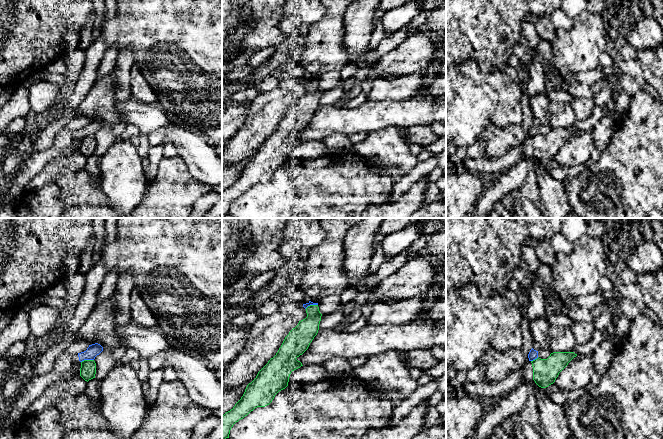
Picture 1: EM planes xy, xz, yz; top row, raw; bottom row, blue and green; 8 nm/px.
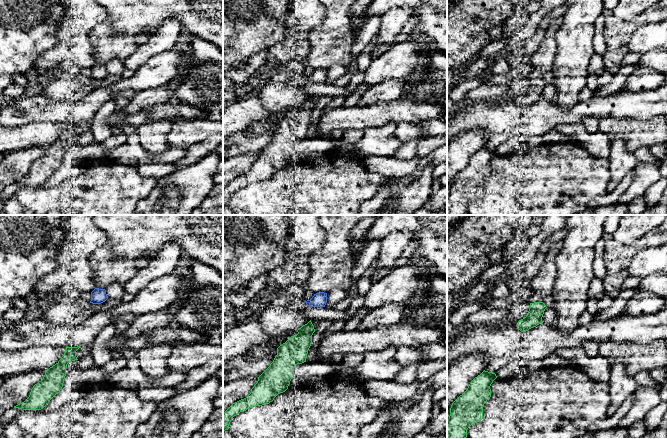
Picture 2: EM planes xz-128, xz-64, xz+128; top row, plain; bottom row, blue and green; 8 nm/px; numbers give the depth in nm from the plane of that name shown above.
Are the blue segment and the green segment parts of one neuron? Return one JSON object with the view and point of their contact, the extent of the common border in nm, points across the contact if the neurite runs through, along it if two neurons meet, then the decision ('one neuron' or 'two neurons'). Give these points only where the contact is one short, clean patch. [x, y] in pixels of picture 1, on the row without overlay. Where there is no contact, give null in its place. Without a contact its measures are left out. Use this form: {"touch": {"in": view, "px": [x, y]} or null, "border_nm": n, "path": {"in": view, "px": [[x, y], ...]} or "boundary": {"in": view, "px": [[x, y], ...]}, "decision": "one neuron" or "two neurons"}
{"touch": {"in": "xy", "px": [87, 135]}, "border_nm": 110, "decision": "two neurons"}

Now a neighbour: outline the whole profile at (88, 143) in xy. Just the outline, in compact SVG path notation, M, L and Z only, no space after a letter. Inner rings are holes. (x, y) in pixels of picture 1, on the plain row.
M84 136L81 138L80 152L85 156L89 157L95 154L96 150L96 139L94 136Z

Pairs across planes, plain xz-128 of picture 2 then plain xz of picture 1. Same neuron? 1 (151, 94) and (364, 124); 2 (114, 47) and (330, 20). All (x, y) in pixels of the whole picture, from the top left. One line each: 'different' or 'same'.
1: different
2: same

